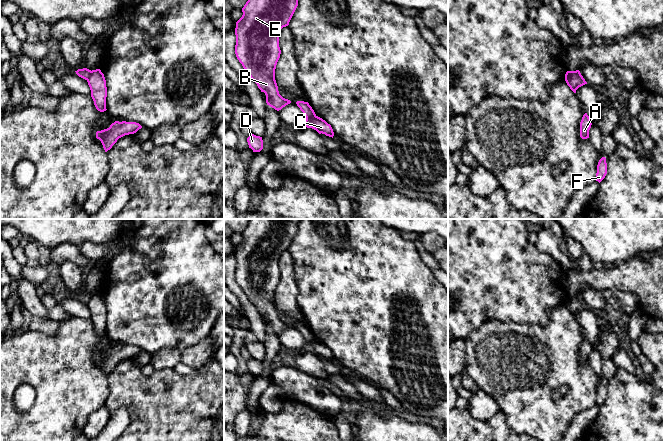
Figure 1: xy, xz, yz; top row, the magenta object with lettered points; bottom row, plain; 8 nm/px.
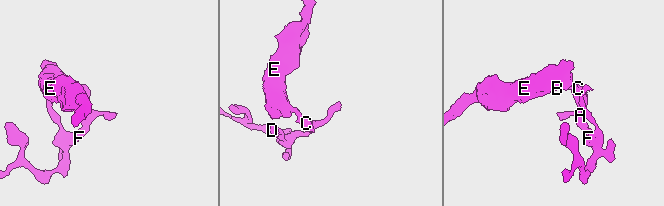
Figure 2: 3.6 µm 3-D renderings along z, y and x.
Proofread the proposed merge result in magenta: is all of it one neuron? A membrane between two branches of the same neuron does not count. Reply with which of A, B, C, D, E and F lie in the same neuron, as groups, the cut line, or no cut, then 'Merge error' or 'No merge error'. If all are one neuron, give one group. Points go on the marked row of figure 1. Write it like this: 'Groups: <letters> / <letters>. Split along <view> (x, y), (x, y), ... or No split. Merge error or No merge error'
Groups: A C D F / B E. Split along yz (579, 72), (574, 72), (565, 80). Merge error

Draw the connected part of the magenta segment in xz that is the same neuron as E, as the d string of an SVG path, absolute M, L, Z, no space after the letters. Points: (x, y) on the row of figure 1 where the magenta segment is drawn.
M248 0L242 8L242 17L236 22L236 57L242 64L243 68L247 71L250 78L257 84L261 92L265 93L267 105L277 111L291 103L290 100L283 98L279 94L275 80L275 69L281 54L279 47L279 32L283 27L289 25L297 6L298 0Z

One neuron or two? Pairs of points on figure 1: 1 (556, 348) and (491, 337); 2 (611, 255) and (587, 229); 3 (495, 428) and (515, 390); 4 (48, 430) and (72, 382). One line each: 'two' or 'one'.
1: one
2: one
3: two
4: one

